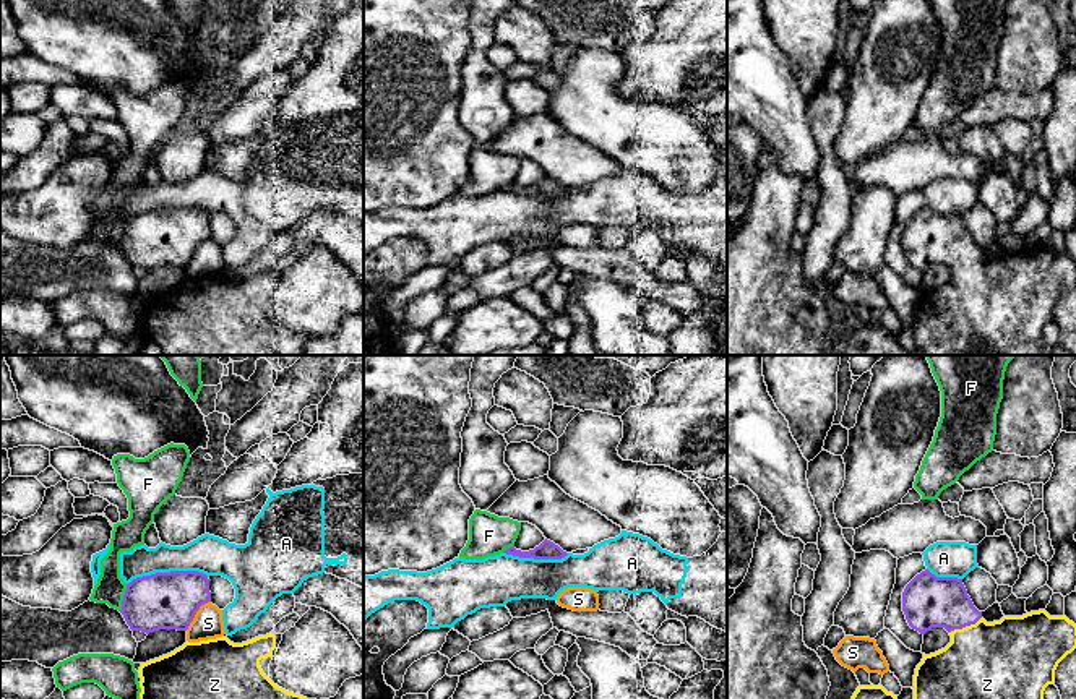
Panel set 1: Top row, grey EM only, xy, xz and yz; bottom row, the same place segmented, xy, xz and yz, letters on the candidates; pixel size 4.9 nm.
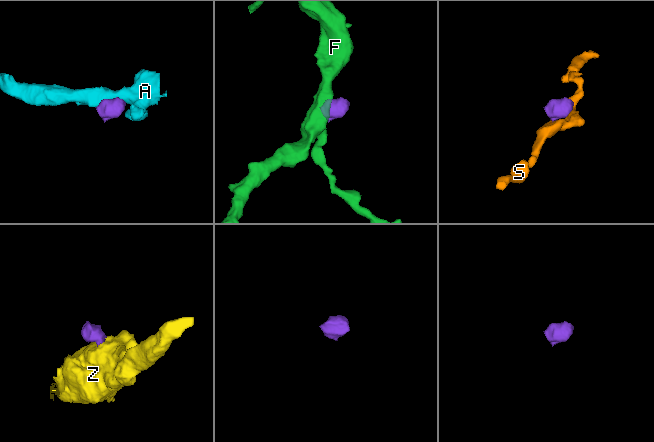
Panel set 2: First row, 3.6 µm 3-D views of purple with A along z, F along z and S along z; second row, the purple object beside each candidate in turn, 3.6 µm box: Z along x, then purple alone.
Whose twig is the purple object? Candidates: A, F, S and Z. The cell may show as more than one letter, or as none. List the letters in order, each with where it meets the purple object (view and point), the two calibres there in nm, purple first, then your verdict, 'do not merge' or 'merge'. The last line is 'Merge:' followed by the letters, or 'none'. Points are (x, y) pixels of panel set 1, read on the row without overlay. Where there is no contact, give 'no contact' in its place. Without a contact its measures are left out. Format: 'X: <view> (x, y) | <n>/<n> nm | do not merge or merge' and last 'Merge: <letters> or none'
A: xy (167, 210) | 280/190 nm | do not merge
F: xy (124, 234) | 280/140 nm | do not merge
S: xy (195, 250) | 280/150 nm | do not merge
Z: yz (964, 263) | 260/480 nm | merge
Merge: Z

